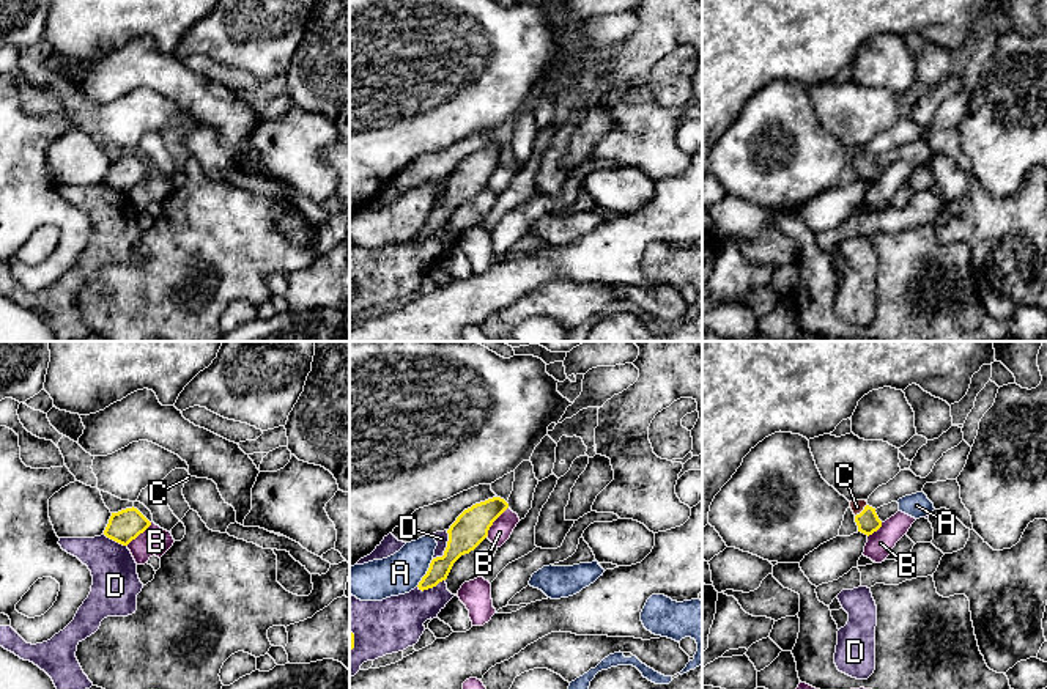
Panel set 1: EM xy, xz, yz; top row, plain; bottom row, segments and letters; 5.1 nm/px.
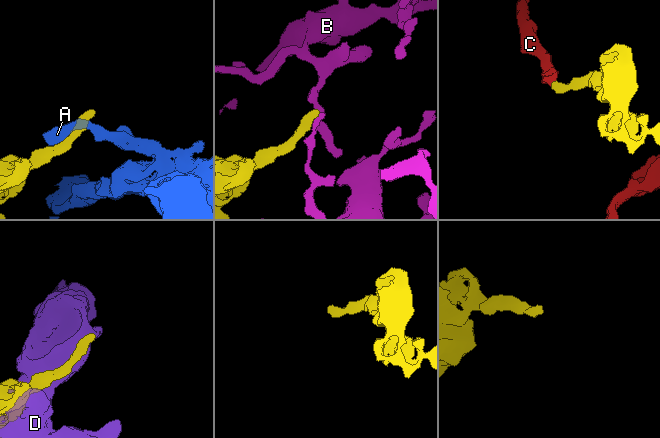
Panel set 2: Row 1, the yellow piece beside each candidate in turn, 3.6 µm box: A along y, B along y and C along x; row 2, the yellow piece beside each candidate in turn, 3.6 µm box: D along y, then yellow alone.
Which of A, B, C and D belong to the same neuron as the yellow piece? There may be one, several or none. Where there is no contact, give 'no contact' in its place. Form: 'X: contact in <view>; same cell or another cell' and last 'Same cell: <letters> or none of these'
A: contact in xz; another cell
B: contact in xz; another cell
C: contact in yz; same cell
D: contact in xz; another cell
Same cell: C

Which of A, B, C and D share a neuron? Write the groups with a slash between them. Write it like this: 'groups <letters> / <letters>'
groups A / B / C / D

